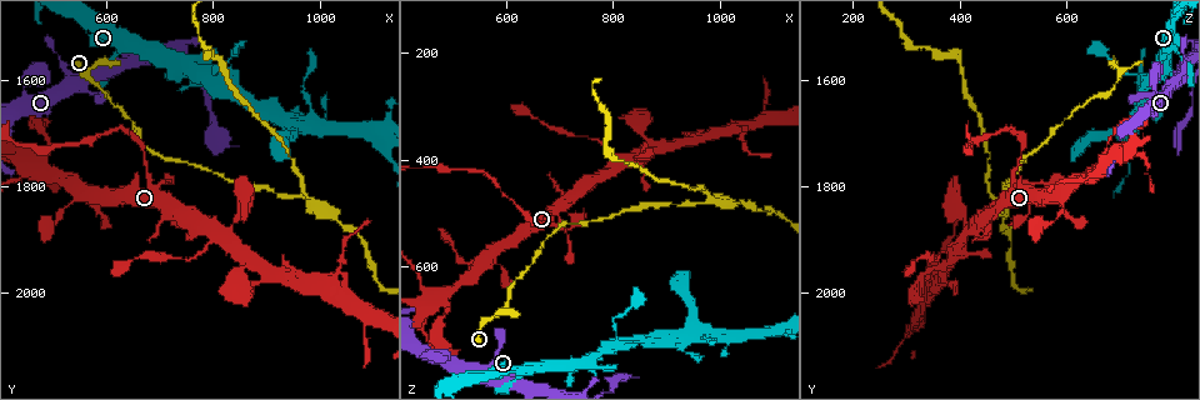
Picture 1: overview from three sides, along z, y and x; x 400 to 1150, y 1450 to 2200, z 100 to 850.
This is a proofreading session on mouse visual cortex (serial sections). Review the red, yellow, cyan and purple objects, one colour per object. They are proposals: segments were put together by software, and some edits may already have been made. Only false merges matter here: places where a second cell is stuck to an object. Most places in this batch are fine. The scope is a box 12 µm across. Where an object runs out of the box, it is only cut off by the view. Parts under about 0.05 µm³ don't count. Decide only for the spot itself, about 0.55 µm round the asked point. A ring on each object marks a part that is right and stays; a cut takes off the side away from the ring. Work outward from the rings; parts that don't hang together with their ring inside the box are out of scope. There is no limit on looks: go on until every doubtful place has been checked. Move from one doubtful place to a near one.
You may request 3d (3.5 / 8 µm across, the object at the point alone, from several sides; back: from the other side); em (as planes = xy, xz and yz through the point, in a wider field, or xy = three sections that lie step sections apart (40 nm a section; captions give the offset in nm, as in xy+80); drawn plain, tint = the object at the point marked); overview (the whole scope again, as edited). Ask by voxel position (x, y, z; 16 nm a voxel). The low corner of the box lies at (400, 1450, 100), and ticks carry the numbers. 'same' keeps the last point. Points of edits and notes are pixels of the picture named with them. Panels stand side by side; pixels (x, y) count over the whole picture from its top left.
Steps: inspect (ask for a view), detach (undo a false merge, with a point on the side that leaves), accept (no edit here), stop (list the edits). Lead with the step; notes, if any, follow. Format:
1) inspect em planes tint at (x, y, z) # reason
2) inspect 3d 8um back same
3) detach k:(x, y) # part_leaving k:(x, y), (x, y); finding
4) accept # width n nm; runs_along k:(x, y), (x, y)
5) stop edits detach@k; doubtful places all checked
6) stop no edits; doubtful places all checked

inspect 3d 3.5um at (820, 1705, 815) # abrupt turn

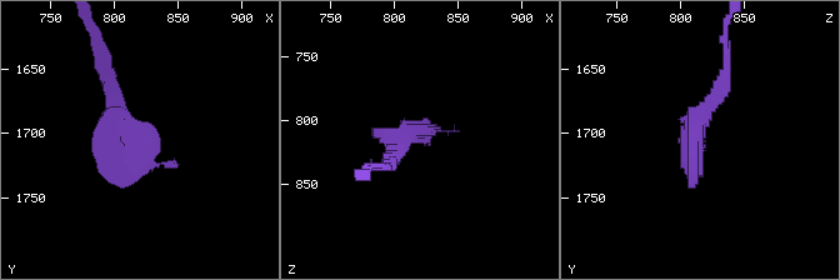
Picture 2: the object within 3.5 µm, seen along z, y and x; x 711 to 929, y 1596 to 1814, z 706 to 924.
accept # all the same cell

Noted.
inspect 3d 8um at (985, 1820, 480)

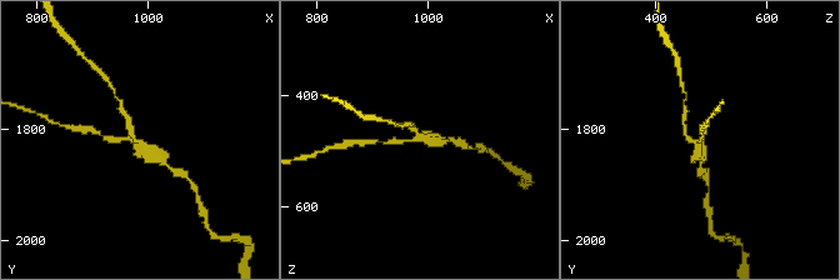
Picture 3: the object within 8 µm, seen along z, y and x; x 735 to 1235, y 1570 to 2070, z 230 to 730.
inspect em xy step 2 tint at (980, 1820, 475) # now the EM

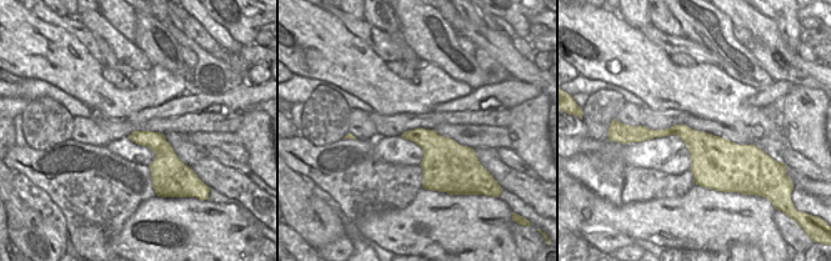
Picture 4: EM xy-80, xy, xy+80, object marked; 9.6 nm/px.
accept # arms 3; all the same cell

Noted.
inspect 3d 8um at (785, 1915, 375)

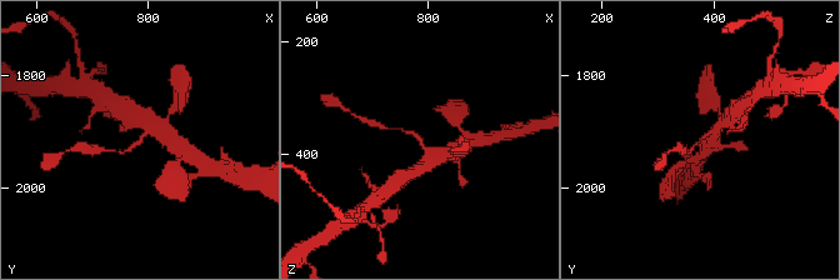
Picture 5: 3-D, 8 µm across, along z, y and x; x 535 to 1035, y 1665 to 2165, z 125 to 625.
inspect 3d 3.5um at (785, 1915, 375) # zoom in

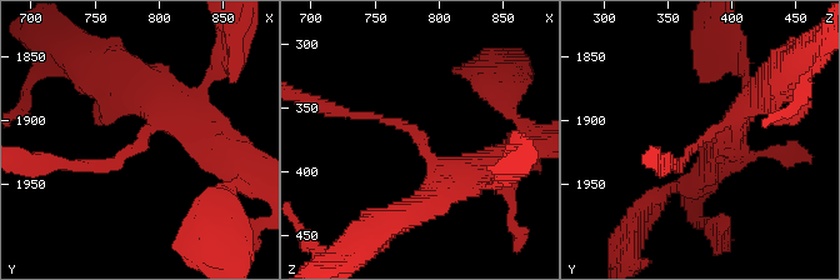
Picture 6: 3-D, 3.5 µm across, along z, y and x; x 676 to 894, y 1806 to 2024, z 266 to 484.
inspect em planes tint at (788, 1918, 376) # arm_widths 100, 300 nm

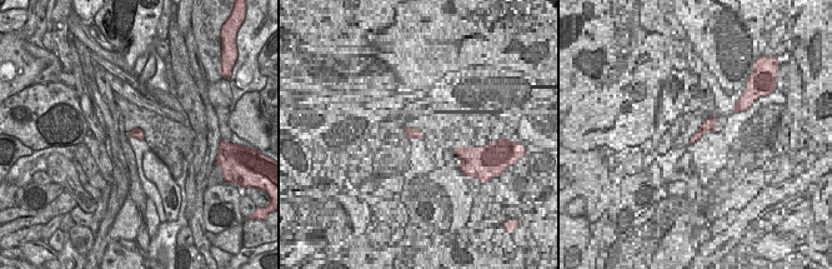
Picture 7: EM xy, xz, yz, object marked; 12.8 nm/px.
accept # runs_along 6:(159, 95), (129, 153), (71, 164); all the same cell

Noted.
stop no edits; doubtful places all checked

